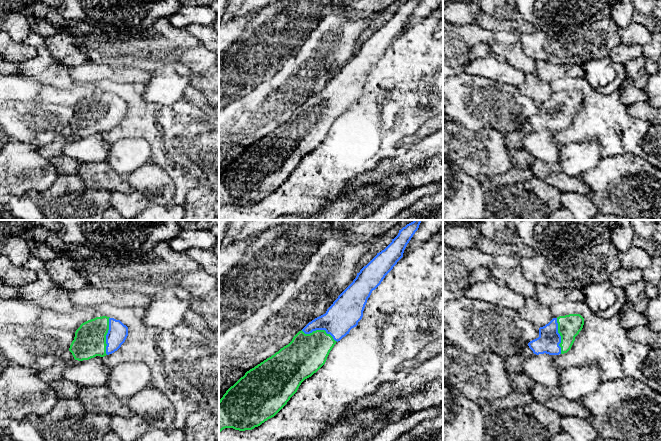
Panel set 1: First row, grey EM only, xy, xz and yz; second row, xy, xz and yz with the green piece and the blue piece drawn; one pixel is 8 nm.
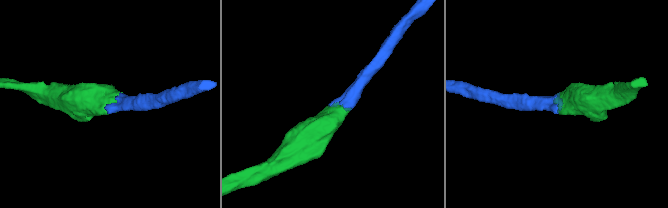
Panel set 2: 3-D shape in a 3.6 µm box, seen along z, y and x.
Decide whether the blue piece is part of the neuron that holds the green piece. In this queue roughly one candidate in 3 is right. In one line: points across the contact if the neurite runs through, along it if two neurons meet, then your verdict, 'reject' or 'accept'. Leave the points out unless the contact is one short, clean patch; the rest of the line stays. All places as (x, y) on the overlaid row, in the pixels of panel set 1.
runs through xz (306, 353), (319, 336), (319, 330), (330, 328), (344, 314); accept

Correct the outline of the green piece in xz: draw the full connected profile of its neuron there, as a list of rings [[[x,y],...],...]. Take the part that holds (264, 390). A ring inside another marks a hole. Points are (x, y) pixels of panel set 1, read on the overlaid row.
[[[414,220],[399,230],[398,235],[392,239],[392,242],[384,250],[377,253],[377,255],[357,273],[353,282],[338,296],[325,314],[309,322],[293,337],[288,345],[247,371],[243,377],[226,391],[219,400],[219,433],[225,428],[233,428],[239,431],[252,430],[274,417],[287,404],[290,398],[297,392],[301,383],[311,377],[325,364],[334,345],[349,334],[352,328],[358,325],[358,322],[363,317],[365,305],[372,291],[381,284],[385,276],[403,257],[404,250],[418,230],[420,223],[421,220]]]

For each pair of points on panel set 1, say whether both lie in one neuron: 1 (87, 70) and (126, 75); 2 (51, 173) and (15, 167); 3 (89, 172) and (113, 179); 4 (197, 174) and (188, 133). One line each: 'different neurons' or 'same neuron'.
1: same neuron
2: same neuron
3: same neuron
4: same neuron

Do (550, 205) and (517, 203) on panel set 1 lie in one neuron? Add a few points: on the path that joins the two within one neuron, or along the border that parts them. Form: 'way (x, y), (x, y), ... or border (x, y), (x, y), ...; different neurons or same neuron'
way (542, 204), (525, 204); same neuron

